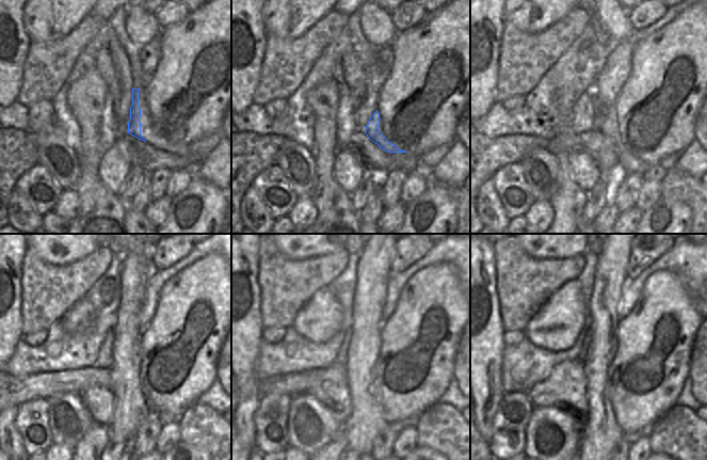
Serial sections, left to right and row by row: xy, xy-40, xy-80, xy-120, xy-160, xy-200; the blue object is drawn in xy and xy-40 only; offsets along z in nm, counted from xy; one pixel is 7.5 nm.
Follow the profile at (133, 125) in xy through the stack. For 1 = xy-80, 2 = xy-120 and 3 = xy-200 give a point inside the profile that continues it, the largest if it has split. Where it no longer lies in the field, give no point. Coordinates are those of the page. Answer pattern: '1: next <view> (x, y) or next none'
1: next xy-80 (607, 158)
2: next xy-120 (130, 410)
3: next xy-200 (600, 432)

